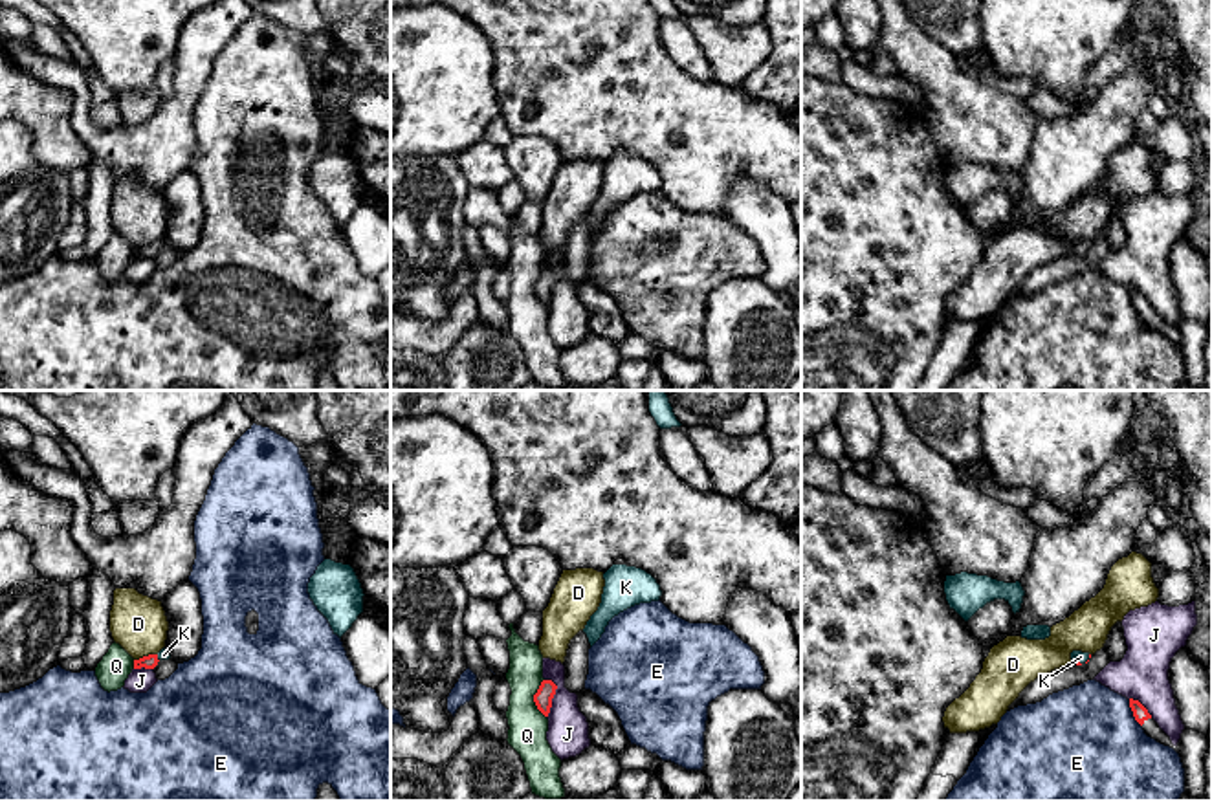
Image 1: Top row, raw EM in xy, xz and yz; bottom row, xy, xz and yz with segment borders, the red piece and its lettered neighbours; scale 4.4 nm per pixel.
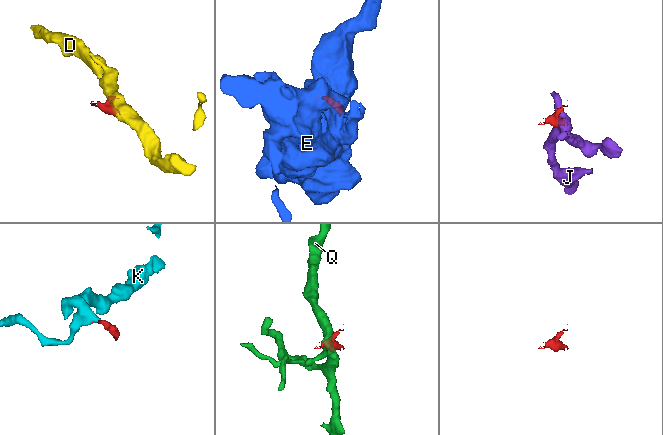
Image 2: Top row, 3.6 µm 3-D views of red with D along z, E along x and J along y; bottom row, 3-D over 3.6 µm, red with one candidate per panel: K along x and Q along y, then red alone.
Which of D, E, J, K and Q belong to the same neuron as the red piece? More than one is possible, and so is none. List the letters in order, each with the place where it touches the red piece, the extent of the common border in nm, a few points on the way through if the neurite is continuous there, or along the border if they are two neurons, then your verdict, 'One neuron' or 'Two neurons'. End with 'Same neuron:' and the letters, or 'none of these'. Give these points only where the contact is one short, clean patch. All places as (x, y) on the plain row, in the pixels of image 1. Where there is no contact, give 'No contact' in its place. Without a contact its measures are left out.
D: Touches red at xy (145, 246). Shared border 110 nm. Boundary: xy (156, 242), (134, 250). Two neurons
E: Touches red at yz (1134, 303). Shared border 130 nm. Boundary: yz (1128, 290), (1134, 308), (1141, 316). Two neurons
J: Touches red at xz (552, 286). Shared border 180 nm. Boundary: xz (550, 268), (556, 283), (547, 307). Two neurons
K: Touches red at yz (1088, 250). Shared border 50 nm. Path across: yz (1090, 244), (1088, 250), (1080, 246). One neuron
Q: Touches red at xz (534, 288). Shared border 180 nm. Boundary: xz (543, 268), (534, 285), (534, 294), (545, 307). Two neurons
Same neuron: K

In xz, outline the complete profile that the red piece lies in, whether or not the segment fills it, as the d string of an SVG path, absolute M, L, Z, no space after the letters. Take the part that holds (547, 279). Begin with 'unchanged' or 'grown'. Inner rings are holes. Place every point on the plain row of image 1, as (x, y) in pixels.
unchanged; M543 269L537 282L534 284L534 291L545 306L550 302L556 279L557 275L552 269Z

